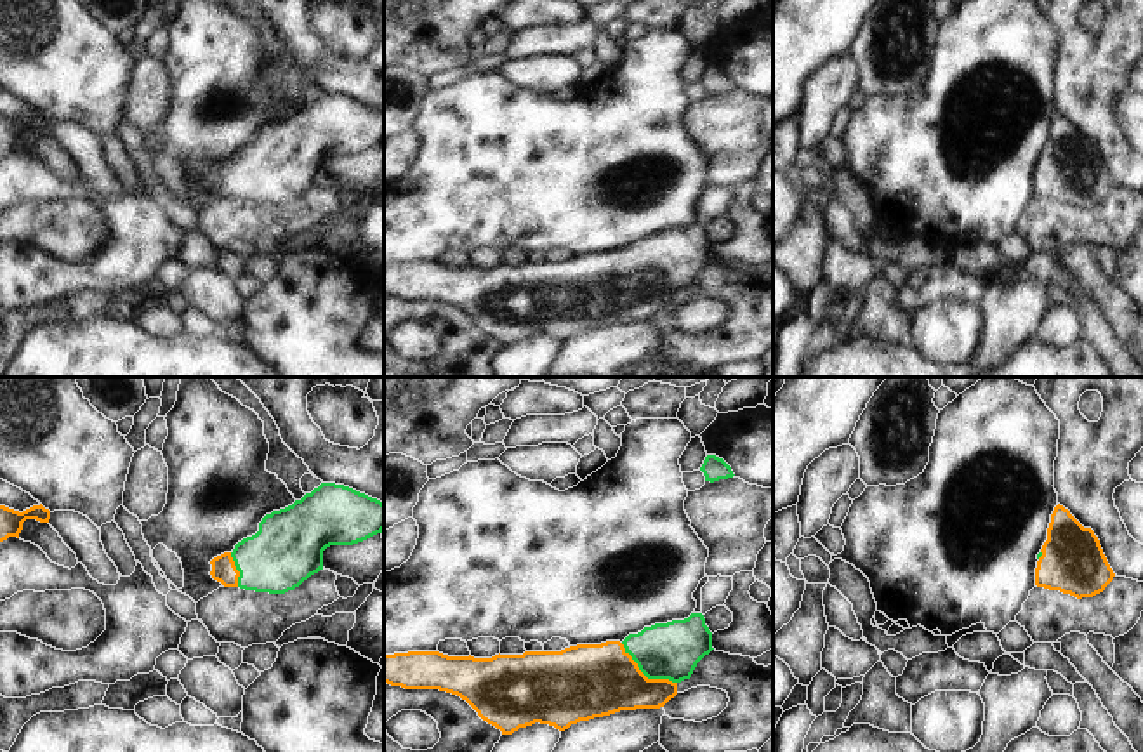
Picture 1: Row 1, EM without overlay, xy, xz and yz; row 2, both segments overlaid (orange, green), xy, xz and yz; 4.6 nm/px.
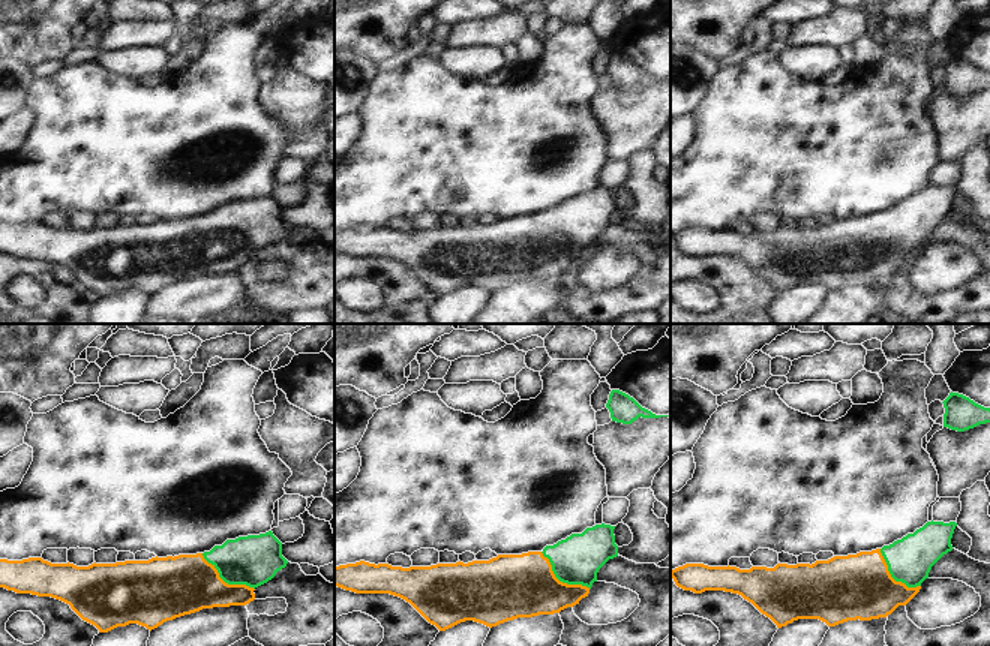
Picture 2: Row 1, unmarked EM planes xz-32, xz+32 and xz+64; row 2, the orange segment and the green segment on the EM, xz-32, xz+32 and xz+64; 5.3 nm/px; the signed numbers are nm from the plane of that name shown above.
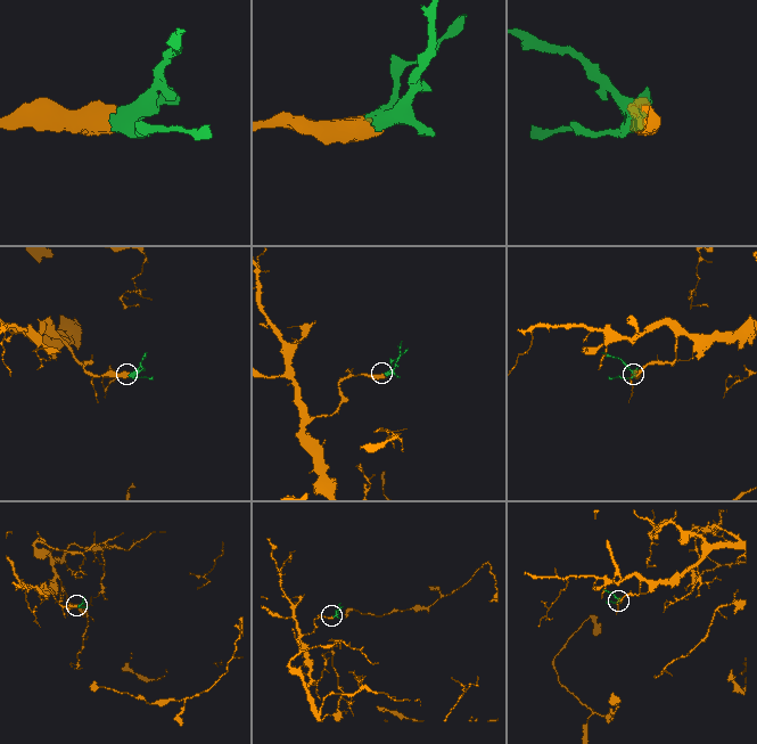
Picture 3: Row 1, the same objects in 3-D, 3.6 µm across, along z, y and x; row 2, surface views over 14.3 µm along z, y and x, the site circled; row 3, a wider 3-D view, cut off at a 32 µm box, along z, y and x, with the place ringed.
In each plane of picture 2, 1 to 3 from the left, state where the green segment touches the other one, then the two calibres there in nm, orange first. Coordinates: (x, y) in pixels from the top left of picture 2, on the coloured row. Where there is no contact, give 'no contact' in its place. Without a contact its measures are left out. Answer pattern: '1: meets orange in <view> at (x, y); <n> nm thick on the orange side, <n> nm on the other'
1: meets orange in xz-32 at (224, 582); 320 nm thick on the orange side, 260 nm on the other
2: meets orange in xz+32 at (561, 582); 340 nm thick on the orange side, 260 nm on the other
3: meets orange in xz+64 at (891, 577); 360 nm thick on the orange side, 240 nm on the other

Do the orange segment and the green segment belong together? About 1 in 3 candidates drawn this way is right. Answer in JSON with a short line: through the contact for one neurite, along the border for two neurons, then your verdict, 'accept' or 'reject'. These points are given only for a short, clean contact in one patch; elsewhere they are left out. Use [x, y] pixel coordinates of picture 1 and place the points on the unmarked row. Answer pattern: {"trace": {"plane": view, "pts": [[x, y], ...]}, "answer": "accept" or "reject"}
{"answer": "accept"}

